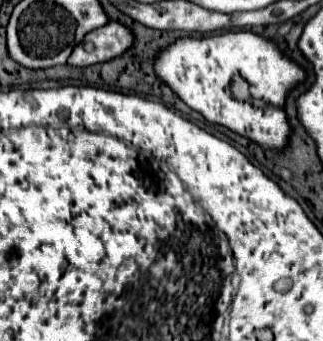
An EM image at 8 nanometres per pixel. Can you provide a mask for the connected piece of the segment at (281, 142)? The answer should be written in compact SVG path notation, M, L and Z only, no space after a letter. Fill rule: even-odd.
M237 31L237 33L221 33L221 35L213 35L213 37L201 37L201 39L177 39L173 45L169 45L167 49L163 49L155 61L155 71L157 75L195 111L199 111L207 121L211 123L219 123L225 125L227 129L259 143L265 149L283 149L289 141L291 135L291 127L287 123L285 111L283 111L283 101L287 91L297 83L305 79L305 71L301 67L297 67L295 63L289 61L289 57L285 57L275 43L249 33L249 31ZM241 75L247 83L249 83L249 99L247 101L239 101L233 91L231 91L231 83L233 77Z

